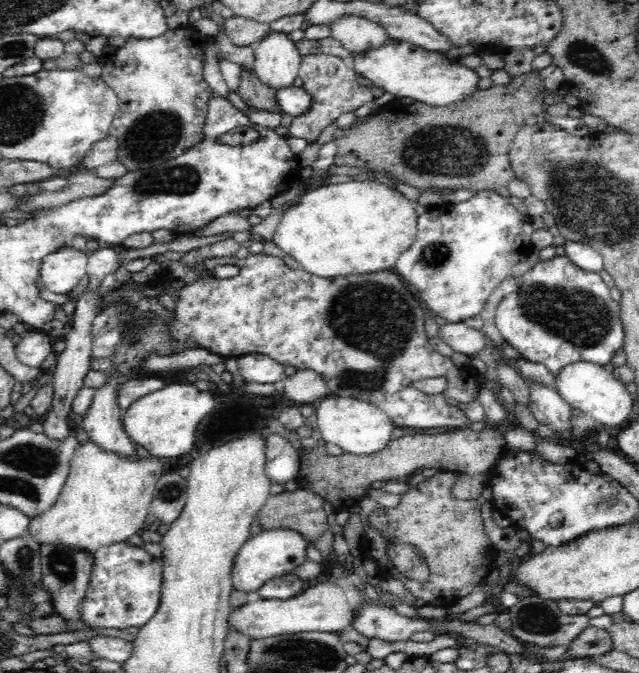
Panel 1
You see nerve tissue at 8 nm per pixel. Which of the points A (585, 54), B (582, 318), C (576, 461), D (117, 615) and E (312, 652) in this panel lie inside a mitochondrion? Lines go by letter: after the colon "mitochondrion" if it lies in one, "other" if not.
A: mitochondrion
B: mitochondrion
C: other
D: other
E: mitochondrion

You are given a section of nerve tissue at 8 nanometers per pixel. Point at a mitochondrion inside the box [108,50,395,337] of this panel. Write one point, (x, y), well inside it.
(157, 134)

